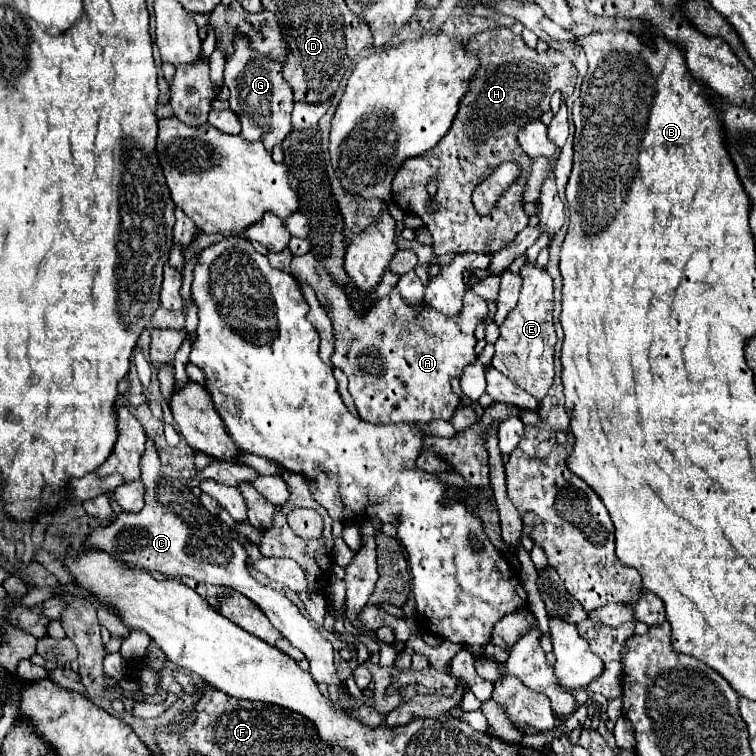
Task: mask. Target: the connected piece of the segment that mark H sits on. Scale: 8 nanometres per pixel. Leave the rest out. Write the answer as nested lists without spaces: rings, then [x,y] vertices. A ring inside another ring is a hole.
[[[508,27],[488,29],[470,39],[472,51],[476,39],[476,55],[484,55],[480,57],[482,67],[474,75],[472,87],[460,103],[460,111],[448,135],[444,135],[444,139],[432,151],[406,159],[392,181],[392,201],[398,203],[400,209],[412,211],[424,219],[426,229],[434,237],[436,255],[468,251],[492,255],[508,245],[512,237],[528,225],[528,215],[522,209],[522,191],[530,171],[530,157],[520,151],[516,131],[520,131],[524,123],[530,123],[532,119],[538,119],[542,113],[550,111],[550,99],[560,87],[574,87],[576,83],[576,67],[572,67],[572,63],[560,51],[548,49],[546,53],[536,53]],[[506,161],[520,163],[520,169],[524,169],[520,173],[520,181],[514,181],[502,193],[498,203],[492,207],[492,217],[478,215],[470,199],[474,187]],[[430,181],[438,181],[438,211],[434,215],[426,211],[426,185]]]

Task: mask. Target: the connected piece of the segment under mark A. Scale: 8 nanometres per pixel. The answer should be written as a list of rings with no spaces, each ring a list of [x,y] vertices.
[[[312,253],[298,255],[292,259],[292,275],[298,281],[306,281],[320,301],[320,305],[326,309],[326,313],[332,319],[334,325],[334,355],[332,365],[340,367],[350,381],[350,395],[356,403],[358,415],[368,423],[428,423],[434,419],[450,419],[460,403],[460,395],[452,391],[450,379],[460,377],[462,369],[476,361],[474,345],[474,329],[476,325],[488,317],[488,303],[472,293],[470,289],[464,293],[462,299],[462,311],[458,315],[442,315],[428,303],[410,303],[406,301],[400,291],[394,287],[386,297],[376,299],[376,303],[364,313],[358,315],[354,307],[350,305],[350,299],[342,285],[338,285],[332,275],[316,261]]]

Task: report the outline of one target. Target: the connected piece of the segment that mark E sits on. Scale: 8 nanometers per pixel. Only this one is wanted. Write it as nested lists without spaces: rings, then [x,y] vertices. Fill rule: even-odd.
[[[524,265],[522,271],[522,289],[518,305],[506,315],[504,323],[500,325],[500,337],[494,343],[494,357],[492,367],[506,375],[514,385],[524,387],[536,399],[544,399],[552,379],[554,379],[554,345],[556,333],[552,323],[552,309],[554,309],[554,287],[552,277],[546,269],[536,265]]]

